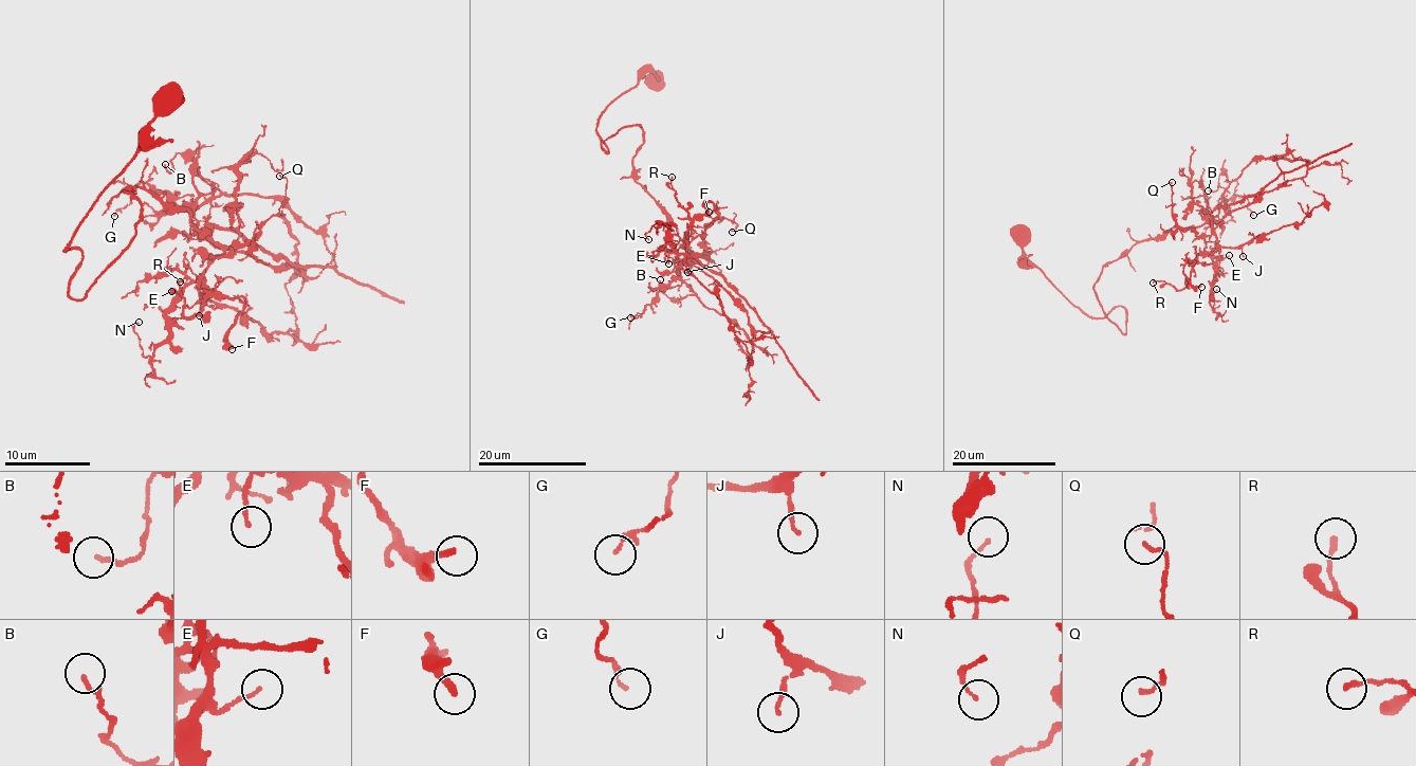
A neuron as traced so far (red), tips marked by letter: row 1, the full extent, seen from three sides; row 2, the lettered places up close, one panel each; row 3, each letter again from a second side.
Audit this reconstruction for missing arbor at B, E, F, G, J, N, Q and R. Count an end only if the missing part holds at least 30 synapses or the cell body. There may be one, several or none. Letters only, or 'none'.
none

